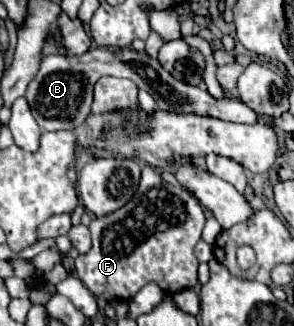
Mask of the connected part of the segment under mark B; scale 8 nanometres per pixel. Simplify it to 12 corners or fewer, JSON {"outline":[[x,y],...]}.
{"outline":[[146,51],[48,55],[26,99],[44,131],[90,115],[104,75],[132,79],[160,109],[232,123],[258,115],[176,81]]}

